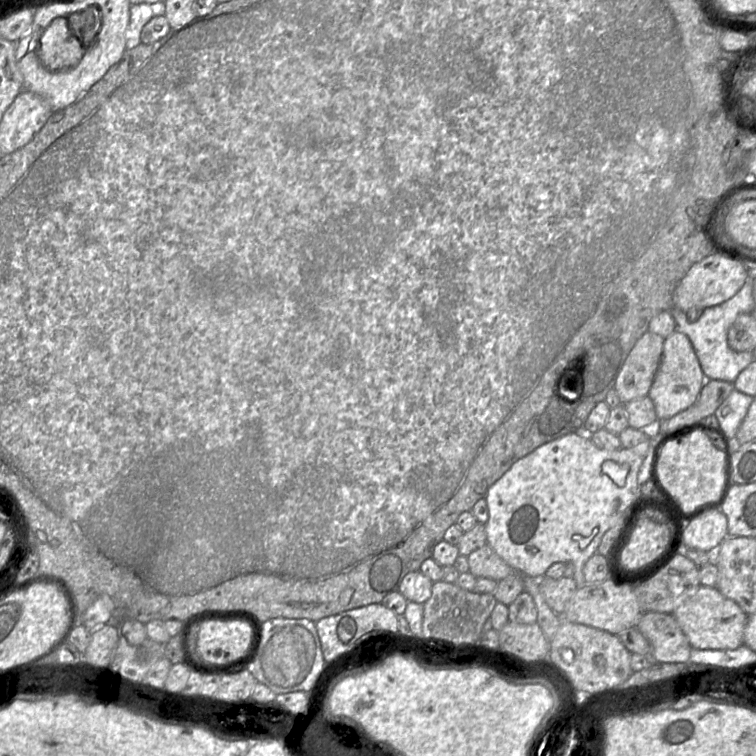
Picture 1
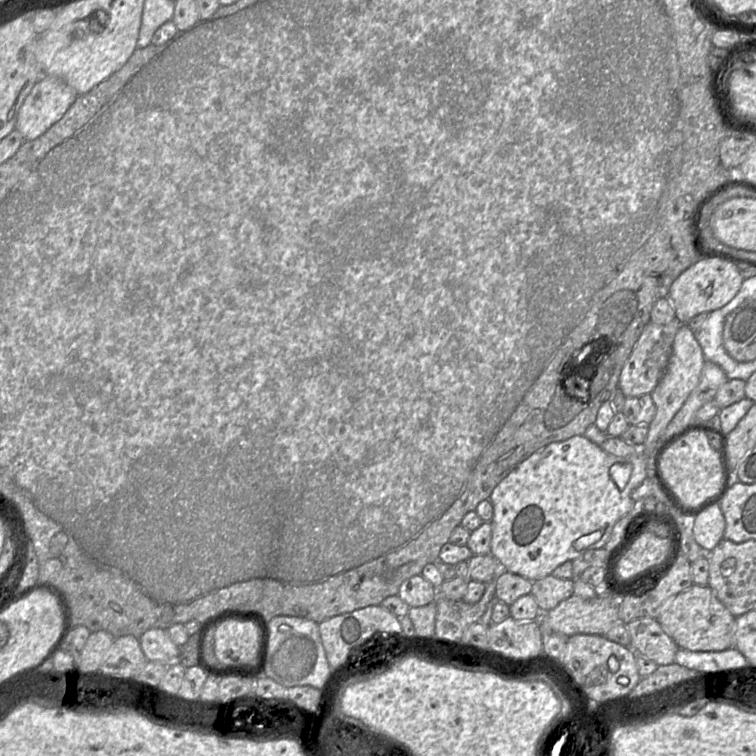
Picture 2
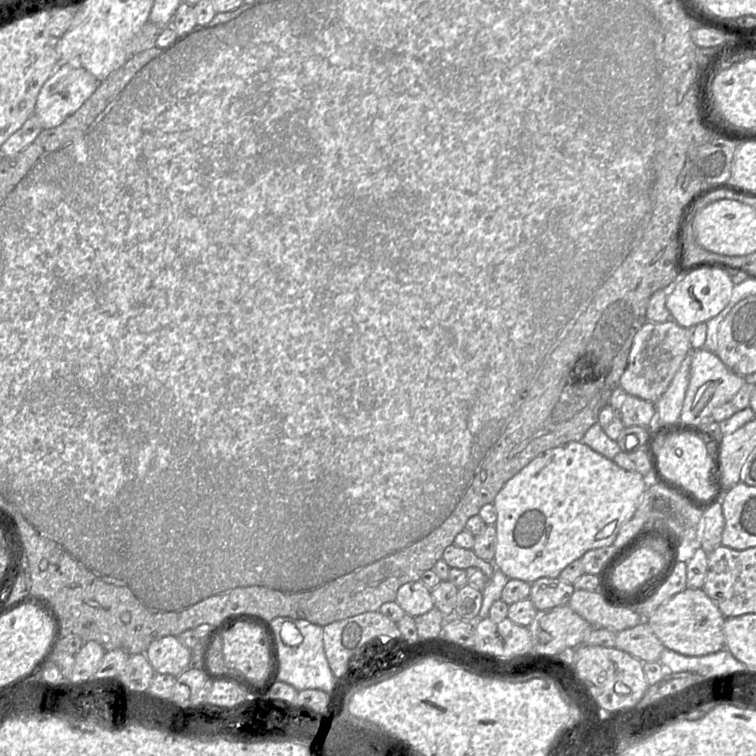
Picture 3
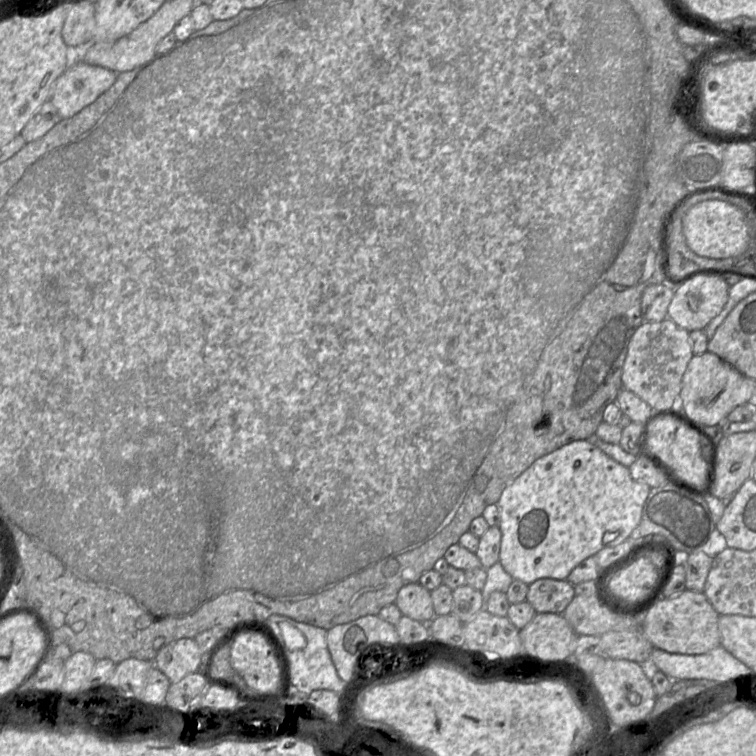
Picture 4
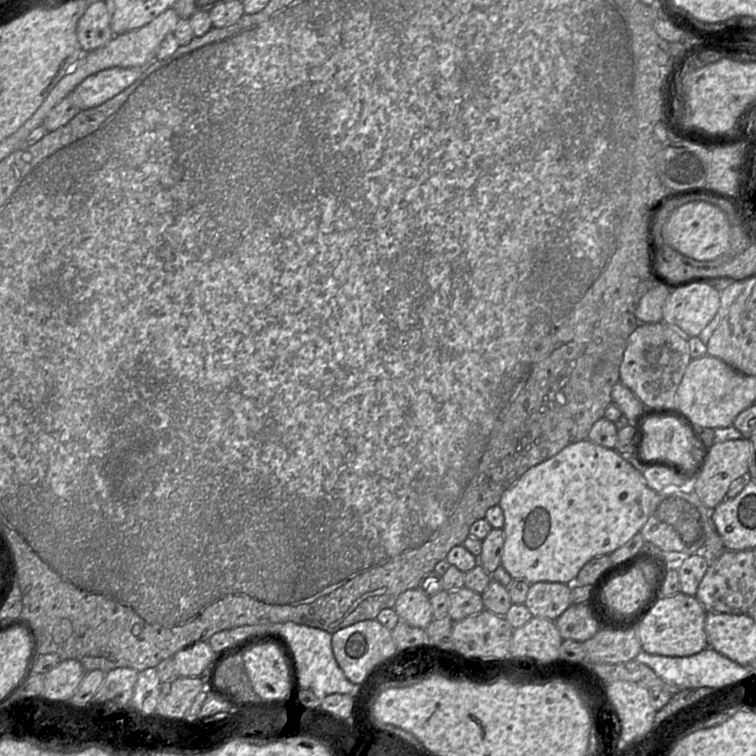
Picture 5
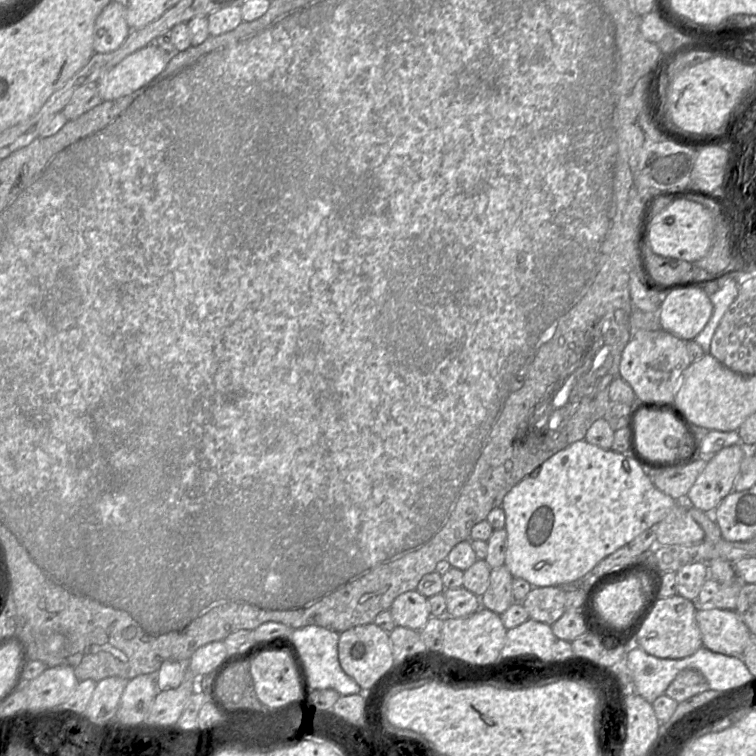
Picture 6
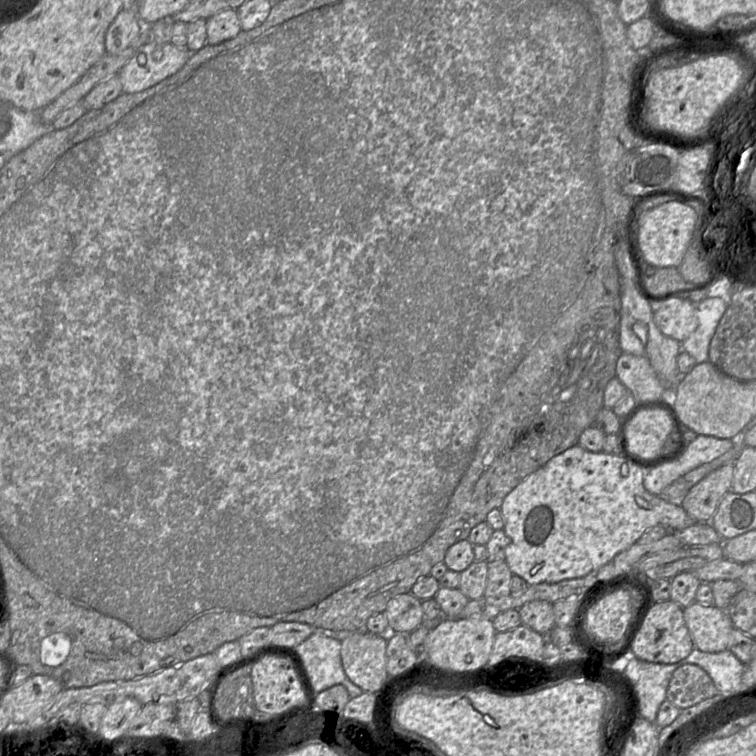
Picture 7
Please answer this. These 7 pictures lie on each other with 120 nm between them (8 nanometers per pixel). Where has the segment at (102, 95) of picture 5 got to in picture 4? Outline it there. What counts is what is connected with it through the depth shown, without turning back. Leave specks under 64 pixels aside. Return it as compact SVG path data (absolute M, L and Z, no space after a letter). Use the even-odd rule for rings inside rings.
M78 60L56 80L49 101L62 119L68 119L107 91L116 78L110 69Z

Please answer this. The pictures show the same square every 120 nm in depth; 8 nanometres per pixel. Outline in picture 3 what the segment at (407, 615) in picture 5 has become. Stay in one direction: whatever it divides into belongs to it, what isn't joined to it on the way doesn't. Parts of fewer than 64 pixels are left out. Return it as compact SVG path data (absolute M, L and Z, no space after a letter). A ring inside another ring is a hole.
M420 580L403 584L397 592L396 602L412 617L426 614L434 608L432 590Z

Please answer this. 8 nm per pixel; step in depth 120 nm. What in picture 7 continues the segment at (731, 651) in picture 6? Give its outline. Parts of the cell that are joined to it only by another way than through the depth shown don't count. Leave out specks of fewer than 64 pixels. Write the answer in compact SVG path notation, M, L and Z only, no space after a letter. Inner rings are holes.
M694 601L684 609L684 619L694 648L706 653L728 649L733 625L726 610Z

